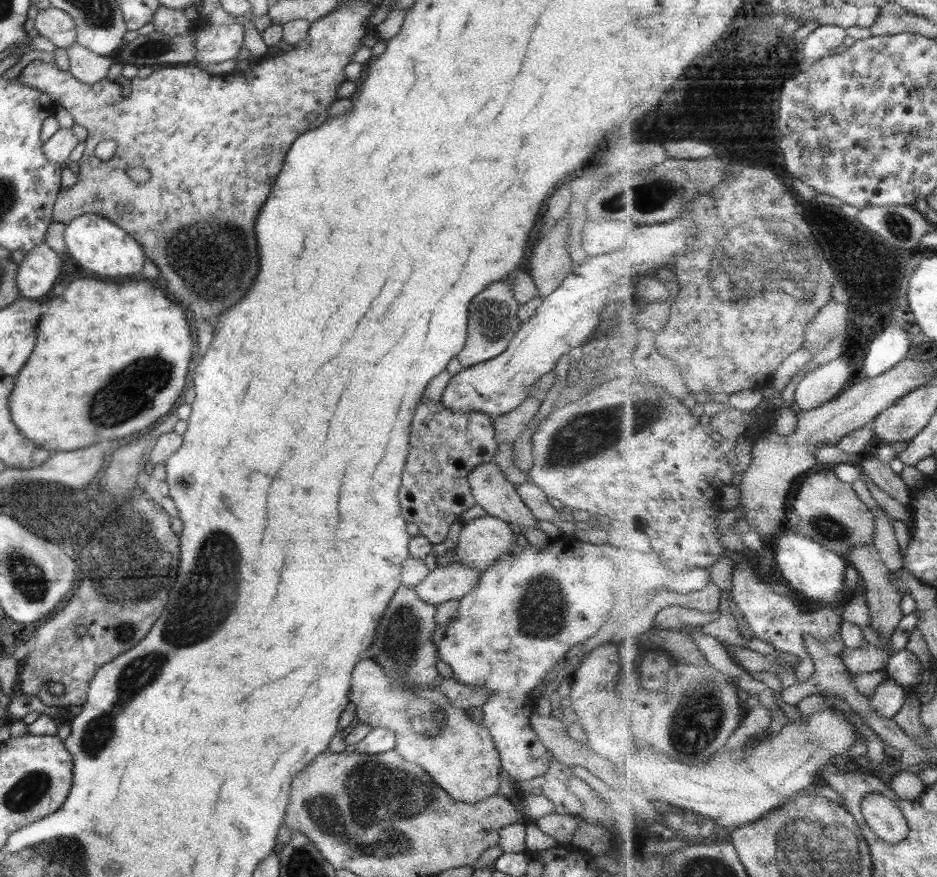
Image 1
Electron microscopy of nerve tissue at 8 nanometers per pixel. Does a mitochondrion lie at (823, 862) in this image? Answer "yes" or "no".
yes

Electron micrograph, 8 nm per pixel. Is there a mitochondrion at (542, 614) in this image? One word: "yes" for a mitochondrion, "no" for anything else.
yes

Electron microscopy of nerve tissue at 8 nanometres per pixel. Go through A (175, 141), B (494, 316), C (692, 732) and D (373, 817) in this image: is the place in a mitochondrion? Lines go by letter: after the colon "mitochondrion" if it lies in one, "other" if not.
A: other
B: mitochondrion
C: mitochondrion
D: mitochondrion

